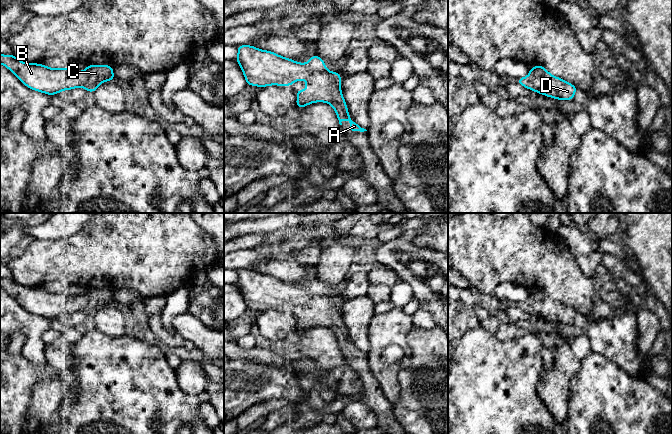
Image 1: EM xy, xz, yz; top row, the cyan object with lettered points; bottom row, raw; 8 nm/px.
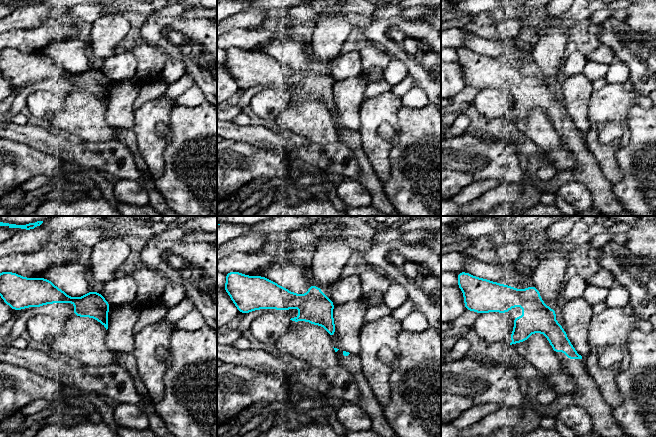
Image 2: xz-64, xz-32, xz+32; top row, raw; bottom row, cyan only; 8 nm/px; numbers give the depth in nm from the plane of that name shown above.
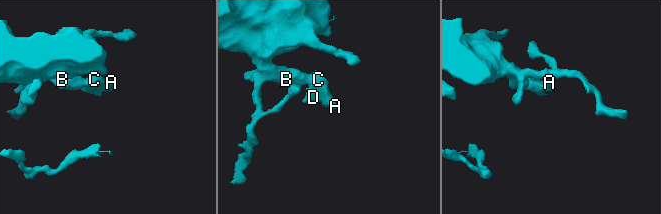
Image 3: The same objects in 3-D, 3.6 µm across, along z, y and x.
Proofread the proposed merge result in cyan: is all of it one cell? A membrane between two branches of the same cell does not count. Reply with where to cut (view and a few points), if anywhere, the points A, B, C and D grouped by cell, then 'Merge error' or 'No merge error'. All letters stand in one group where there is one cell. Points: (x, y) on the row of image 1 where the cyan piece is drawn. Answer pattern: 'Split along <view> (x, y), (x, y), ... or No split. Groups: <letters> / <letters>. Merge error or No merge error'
No split. Groups: A B C D. No merge error

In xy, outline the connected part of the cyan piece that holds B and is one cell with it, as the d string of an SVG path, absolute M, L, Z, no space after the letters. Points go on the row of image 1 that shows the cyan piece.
M0 54L0 64L8 68L25 86L48 95L63 90L82 87L93 92L105 82L114 80L113 67L89 65L84 71L72 71L66 67L49 68L42 64L25 63L14 55Z

